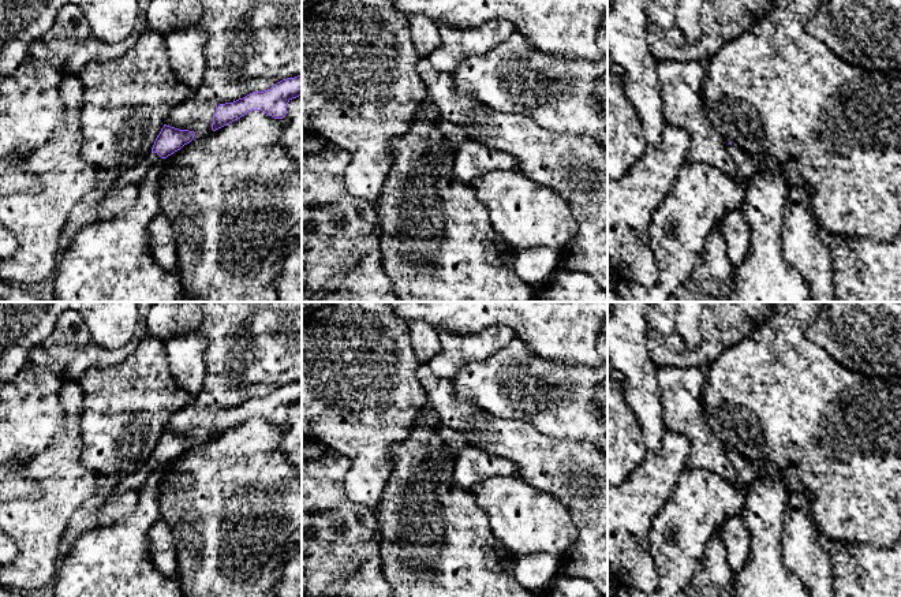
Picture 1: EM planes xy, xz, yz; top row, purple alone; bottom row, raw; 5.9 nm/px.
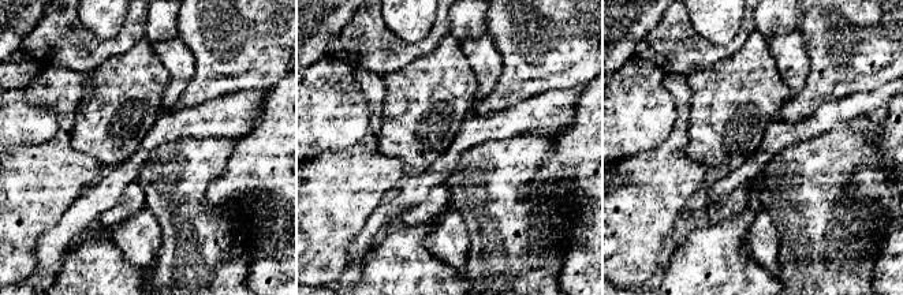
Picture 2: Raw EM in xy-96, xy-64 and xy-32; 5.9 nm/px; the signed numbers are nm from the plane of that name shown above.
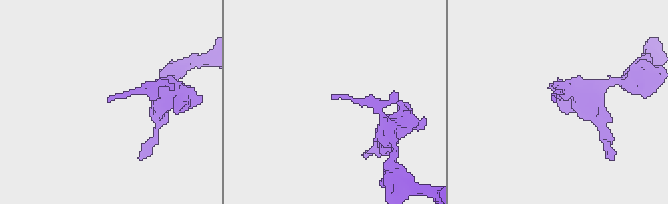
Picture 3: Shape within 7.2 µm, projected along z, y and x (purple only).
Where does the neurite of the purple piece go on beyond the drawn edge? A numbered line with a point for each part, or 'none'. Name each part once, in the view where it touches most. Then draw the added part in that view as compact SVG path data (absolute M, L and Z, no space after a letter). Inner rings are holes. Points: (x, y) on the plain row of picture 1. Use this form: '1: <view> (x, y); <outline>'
1: xy (131, 482); M150 459L147 466L131 475L121 478L117 486L112 490L111 496L119 496L128 490L139 490L152 471L160 466L161 463L157 459Z

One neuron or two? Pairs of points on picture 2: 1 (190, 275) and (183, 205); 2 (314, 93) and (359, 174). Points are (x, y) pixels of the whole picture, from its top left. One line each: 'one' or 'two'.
1: one
2: two

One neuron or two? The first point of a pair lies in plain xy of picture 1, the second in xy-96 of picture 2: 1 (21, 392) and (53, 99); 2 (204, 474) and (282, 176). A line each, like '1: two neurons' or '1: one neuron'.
1: two neurons
2: two neurons

